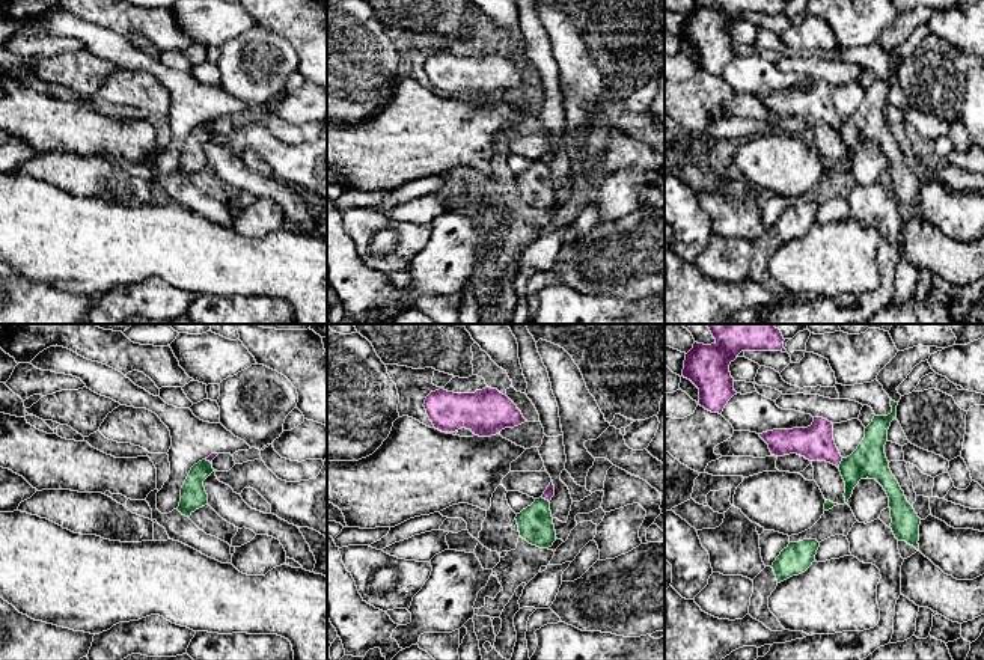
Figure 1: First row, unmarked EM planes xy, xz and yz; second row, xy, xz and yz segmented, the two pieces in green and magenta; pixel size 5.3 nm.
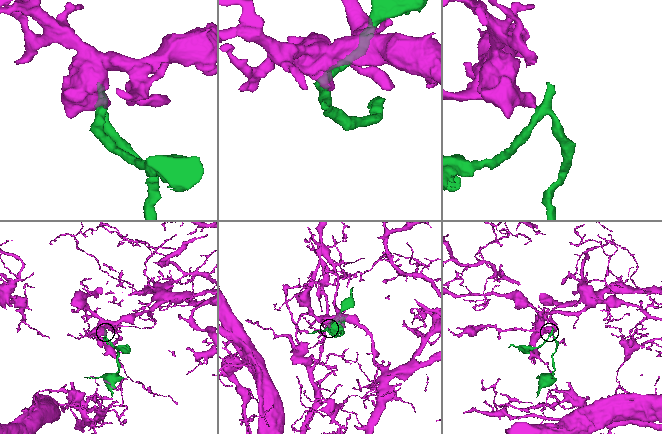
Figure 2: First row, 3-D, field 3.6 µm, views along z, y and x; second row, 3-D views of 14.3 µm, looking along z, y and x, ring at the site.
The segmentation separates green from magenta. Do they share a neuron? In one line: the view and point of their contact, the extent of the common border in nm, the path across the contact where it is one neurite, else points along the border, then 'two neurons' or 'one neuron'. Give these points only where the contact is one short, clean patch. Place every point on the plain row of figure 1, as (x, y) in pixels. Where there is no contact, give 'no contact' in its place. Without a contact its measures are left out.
contact yz (841, 125); length 60 nm; border yz (843, 121), (838, 130); two neurons

